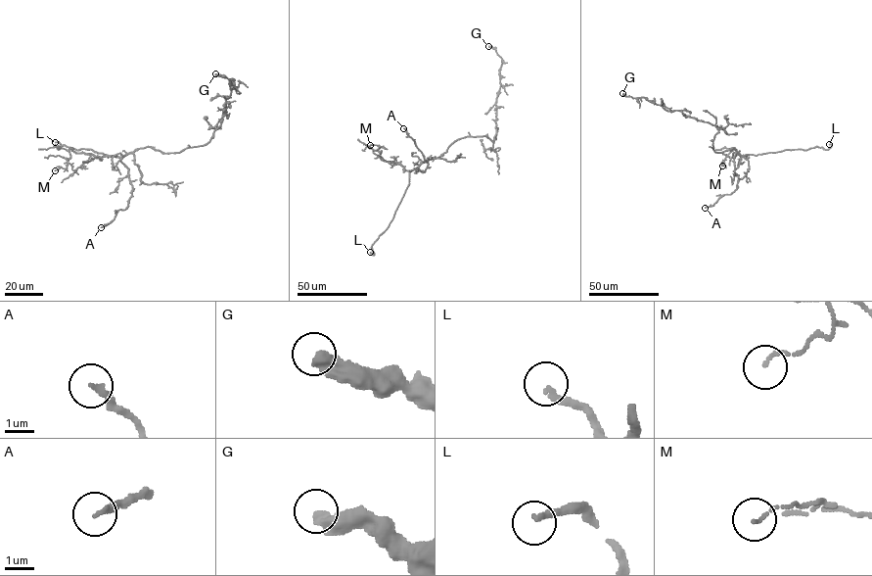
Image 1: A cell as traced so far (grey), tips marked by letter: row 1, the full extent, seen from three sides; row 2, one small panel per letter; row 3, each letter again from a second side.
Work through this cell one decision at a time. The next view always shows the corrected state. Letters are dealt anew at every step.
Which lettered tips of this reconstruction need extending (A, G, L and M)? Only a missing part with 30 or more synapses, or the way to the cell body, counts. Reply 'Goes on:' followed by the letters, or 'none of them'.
Goes on: L

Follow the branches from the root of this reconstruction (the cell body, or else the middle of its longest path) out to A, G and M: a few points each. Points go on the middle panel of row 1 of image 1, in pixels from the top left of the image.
A: (456, 141), (438, 157), (423, 162), (418, 167), (421, 171), (427, 168), (427, 161), (403, 128)
G: (456, 141), (467, 136), (482, 136), (494, 140), (502, 60), (488, 46)
M: (456, 141), (438, 157), (410, 170), (399, 163), (386, 161), (379, 145), (370, 145)

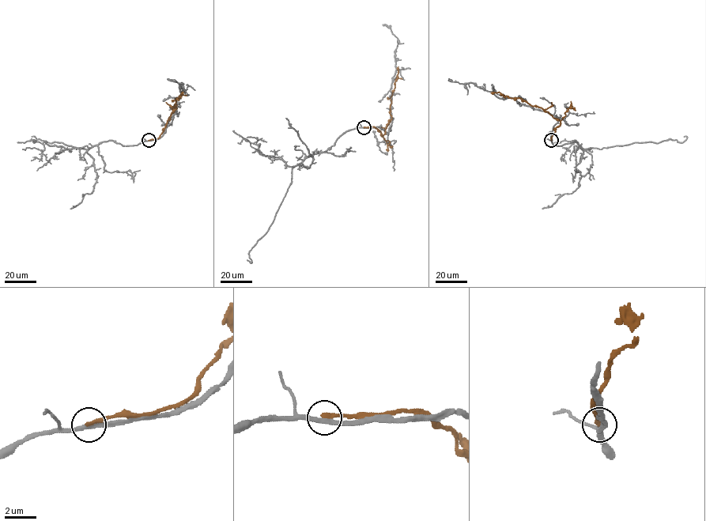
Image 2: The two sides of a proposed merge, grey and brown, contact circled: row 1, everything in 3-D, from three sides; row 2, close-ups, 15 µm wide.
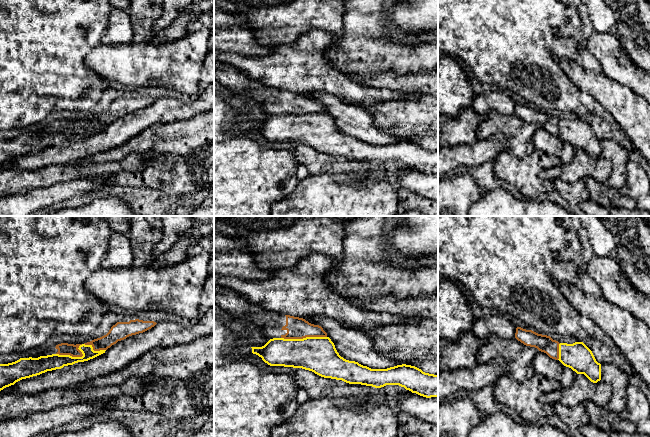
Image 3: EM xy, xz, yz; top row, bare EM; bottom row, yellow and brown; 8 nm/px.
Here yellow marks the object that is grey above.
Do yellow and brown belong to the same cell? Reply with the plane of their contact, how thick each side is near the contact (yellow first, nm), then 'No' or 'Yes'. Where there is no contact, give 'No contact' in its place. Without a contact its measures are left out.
Touches yellow in xz. Thickness 280 nm (yellow) against 180 nm. No

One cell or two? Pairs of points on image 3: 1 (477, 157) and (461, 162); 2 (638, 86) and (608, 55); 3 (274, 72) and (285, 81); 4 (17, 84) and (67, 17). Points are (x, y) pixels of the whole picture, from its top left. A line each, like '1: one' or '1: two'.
1: one
2: one
3: one
4: one

